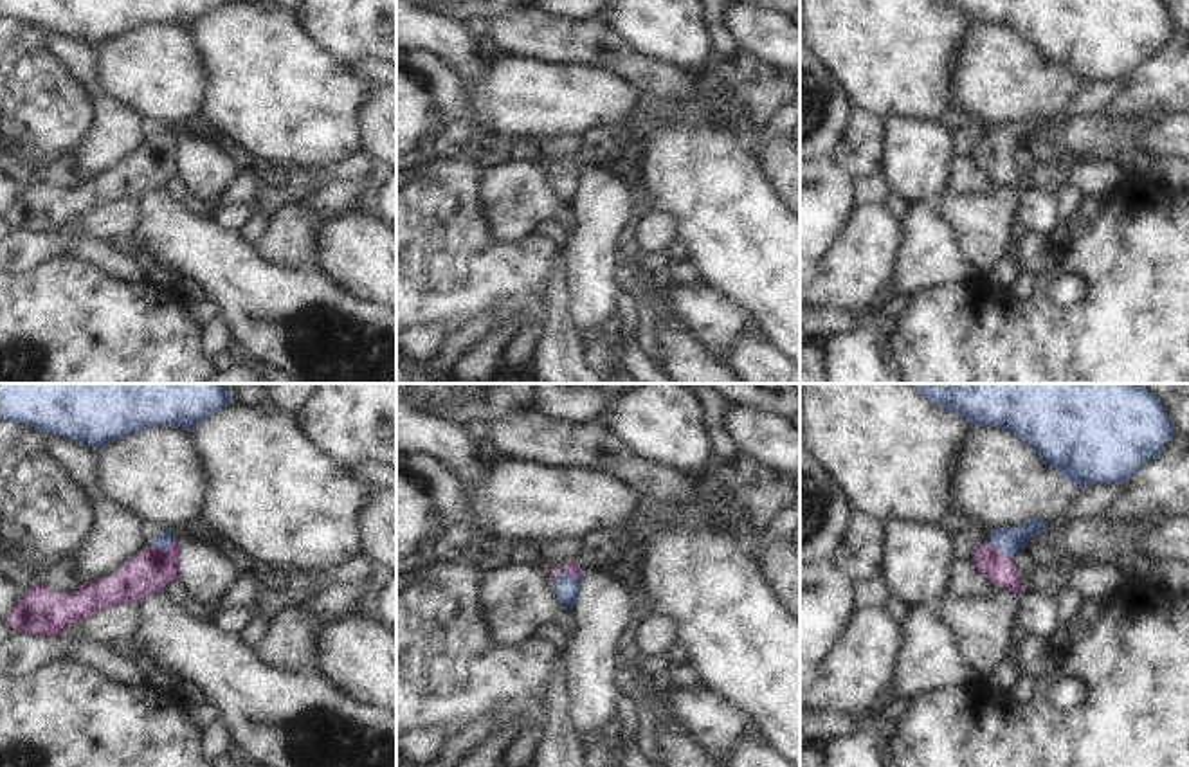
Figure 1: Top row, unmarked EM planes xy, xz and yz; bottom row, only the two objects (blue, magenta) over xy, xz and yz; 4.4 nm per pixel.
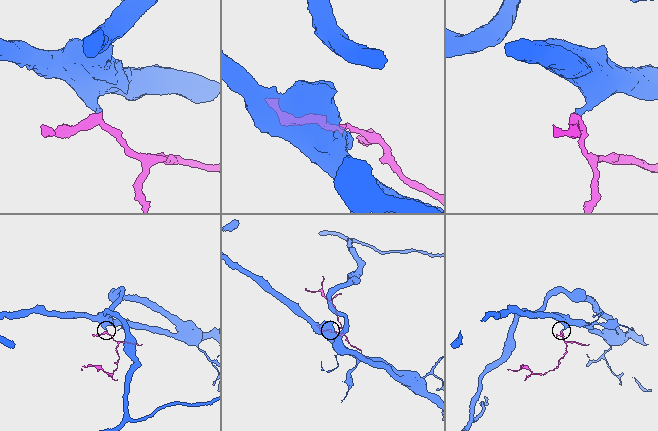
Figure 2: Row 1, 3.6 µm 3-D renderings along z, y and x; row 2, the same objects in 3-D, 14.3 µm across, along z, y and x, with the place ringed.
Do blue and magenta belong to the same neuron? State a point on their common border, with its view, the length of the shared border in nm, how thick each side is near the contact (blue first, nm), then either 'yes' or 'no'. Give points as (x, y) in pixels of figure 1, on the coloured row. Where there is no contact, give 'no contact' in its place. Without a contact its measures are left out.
meets blue in xy at (164, 548); contact 120 nm long; 80 nm thick on the blue side, 190 nm on the other; yes

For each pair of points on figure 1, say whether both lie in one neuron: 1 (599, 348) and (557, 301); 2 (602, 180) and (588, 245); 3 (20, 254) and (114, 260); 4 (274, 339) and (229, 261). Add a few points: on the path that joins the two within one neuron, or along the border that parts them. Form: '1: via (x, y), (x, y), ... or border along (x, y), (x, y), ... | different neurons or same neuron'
1: border along (586, 348), (589, 364) | different neurons
2: via (602, 197), (597, 229) | same neuron
3: via (44, 247), (90, 249) | same neuron
4: via (267, 319), (267, 308), (240, 281) | same neuron

